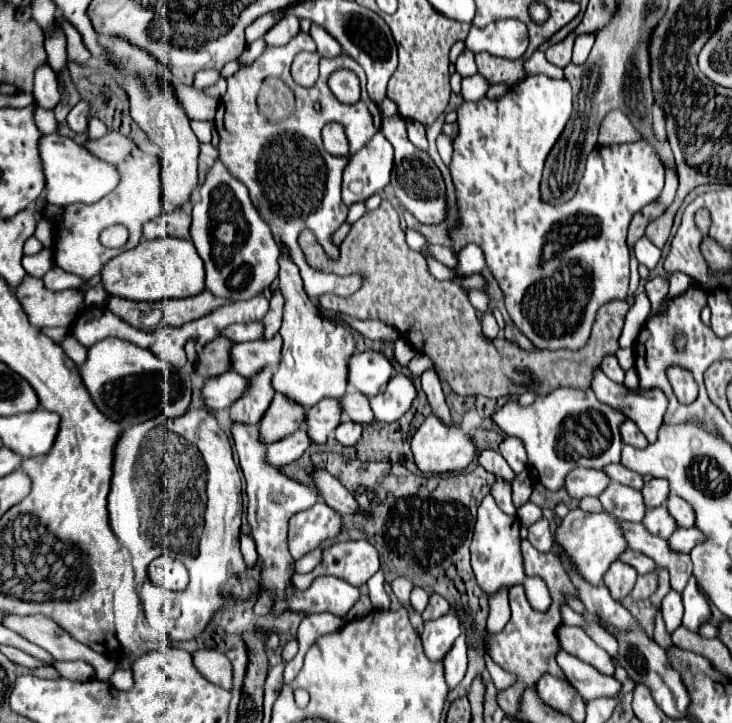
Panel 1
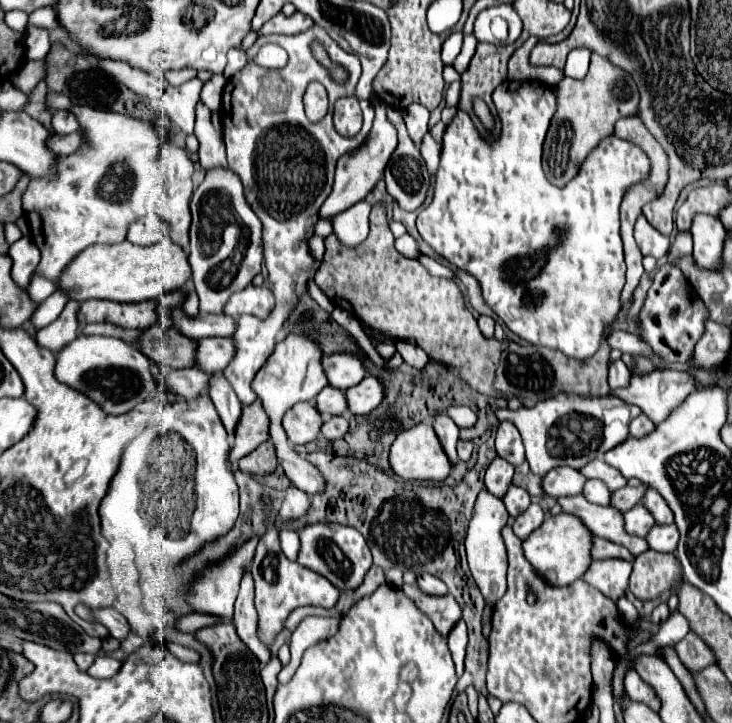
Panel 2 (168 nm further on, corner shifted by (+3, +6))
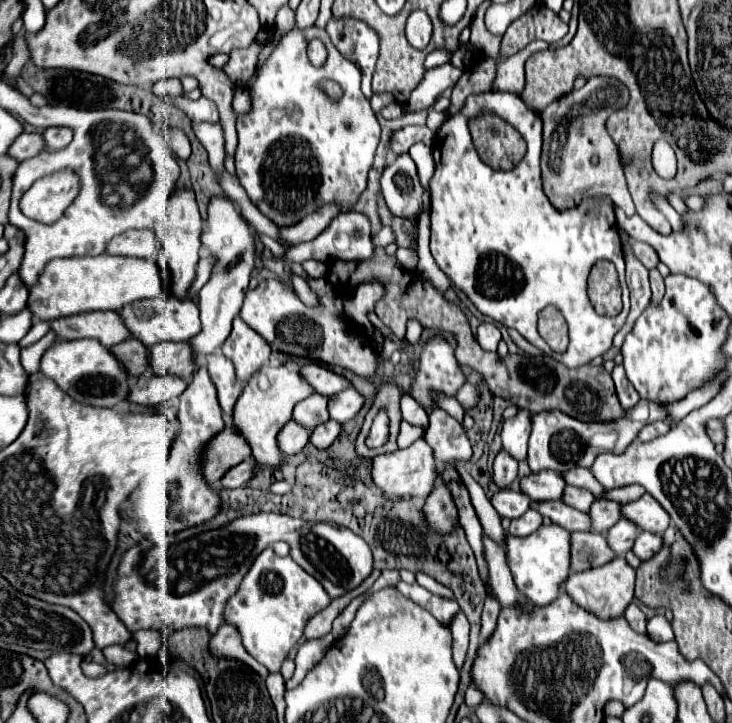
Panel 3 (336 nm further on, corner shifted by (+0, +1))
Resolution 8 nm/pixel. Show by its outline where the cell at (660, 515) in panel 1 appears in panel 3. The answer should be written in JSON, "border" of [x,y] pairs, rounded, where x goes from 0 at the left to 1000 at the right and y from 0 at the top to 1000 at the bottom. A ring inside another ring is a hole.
{"border":[[[846,718],[832,734],[829,734],[829,751],[840,762],[840,768],[854,768],[870,743],[870,729],[854,718]]]}

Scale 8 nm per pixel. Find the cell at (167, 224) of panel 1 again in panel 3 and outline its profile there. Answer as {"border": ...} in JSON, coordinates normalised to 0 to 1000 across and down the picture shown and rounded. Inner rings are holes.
{"border":[[[176,317],[160,325],[160,331],[152,331],[143,350],[190,355],[190,358],[212,358],[214,355],[212,339],[214,339],[214,331],[206,317]]]}

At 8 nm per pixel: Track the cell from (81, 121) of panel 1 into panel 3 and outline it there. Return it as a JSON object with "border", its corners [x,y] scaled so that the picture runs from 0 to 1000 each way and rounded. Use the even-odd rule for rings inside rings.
{"border":[[[67,176],[59,181],[59,192],[64,209],[81,209],[97,198],[100,184],[92,176]]]}

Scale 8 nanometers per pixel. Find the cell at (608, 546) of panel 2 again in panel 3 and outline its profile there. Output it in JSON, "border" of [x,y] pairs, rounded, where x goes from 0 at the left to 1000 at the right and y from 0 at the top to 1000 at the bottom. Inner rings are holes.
{"border":[[[788,734],[780,737],[780,790],[799,790],[816,781],[827,781],[840,770],[832,759],[827,740]]]}

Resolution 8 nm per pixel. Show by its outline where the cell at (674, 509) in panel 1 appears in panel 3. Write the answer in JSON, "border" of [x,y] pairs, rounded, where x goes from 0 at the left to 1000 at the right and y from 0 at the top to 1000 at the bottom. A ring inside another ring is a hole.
{"border":[[[887,682],[865,696],[848,698],[848,715],[867,723],[876,734],[887,734],[895,740],[906,740],[917,723],[911,707]]]}

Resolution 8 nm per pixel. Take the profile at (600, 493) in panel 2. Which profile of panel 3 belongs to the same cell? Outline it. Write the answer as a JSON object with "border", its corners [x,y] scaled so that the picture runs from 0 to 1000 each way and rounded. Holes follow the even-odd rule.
{"border":[[[775,671],[769,679],[769,696],[777,696],[777,701],[786,701],[788,707],[805,707],[807,696],[813,693],[813,687],[802,679],[802,676],[791,676],[791,674],[780,674]]]}

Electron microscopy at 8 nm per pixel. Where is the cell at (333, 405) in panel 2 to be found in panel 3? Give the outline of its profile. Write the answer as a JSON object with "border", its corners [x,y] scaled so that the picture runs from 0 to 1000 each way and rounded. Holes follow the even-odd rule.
{"border":[[[436,544],[422,546],[411,557],[406,557],[406,563],[400,563],[398,580],[403,585],[411,585],[417,593],[426,596],[436,585],[444,585],[449,580],[449,571],[447,571],[447,549],[441,549]]]}

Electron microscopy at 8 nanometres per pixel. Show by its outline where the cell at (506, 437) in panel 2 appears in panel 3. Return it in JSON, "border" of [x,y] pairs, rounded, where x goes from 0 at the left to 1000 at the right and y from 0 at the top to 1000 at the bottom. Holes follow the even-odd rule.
{"border":[[[709,566],[704,577],[690,580],[684,607],[687,607],[687,621],[701,629],[706,638],[720,632],[720,607],[725,596],[725,568]]]}

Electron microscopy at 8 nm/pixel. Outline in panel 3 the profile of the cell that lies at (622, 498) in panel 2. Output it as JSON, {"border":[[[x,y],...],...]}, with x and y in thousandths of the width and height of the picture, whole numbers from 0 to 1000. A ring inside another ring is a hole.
{"border":[[[813,693],[805,704],[805,715],[810,723],[810,737],[829,737],[832,729],[837,729],[848,715],[848,698],[840,693]]]}

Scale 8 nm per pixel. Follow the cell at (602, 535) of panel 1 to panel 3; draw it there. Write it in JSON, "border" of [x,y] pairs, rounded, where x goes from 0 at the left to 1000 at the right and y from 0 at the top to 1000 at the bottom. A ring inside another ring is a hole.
{"border":[[[761,726],[736,729],[731,737],[720,743],[690,740],[690,770],[704,801],[706,815],[734,840],[750,837],[766,817],[766,809],[777,798],[777,734],[769,734]]]}

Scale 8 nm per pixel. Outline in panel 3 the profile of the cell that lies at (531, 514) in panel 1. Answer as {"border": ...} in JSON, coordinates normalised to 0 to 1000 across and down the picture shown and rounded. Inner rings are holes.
{"border":[[[684,676],[671,687],[671,698],[679,704],[679,710],[695,718],[706,718],[712,710],[717,710],[723,704],[723,696],[723,687],[698,676]]]}

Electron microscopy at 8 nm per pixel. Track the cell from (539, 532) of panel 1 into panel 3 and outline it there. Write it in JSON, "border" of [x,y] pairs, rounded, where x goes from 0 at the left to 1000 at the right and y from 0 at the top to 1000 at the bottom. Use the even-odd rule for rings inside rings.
{"border":[[[723,704],[720,710],[714,710],[712,715],[706,715],[706,718],[698,721],[695,737],[698,737],[698,740],[706,740],[706,743],[725,740],[728,734],[734,734],[734,732],[739,729],[739,721],[742,721],[742,715],[734,712],[734,707]]]}

